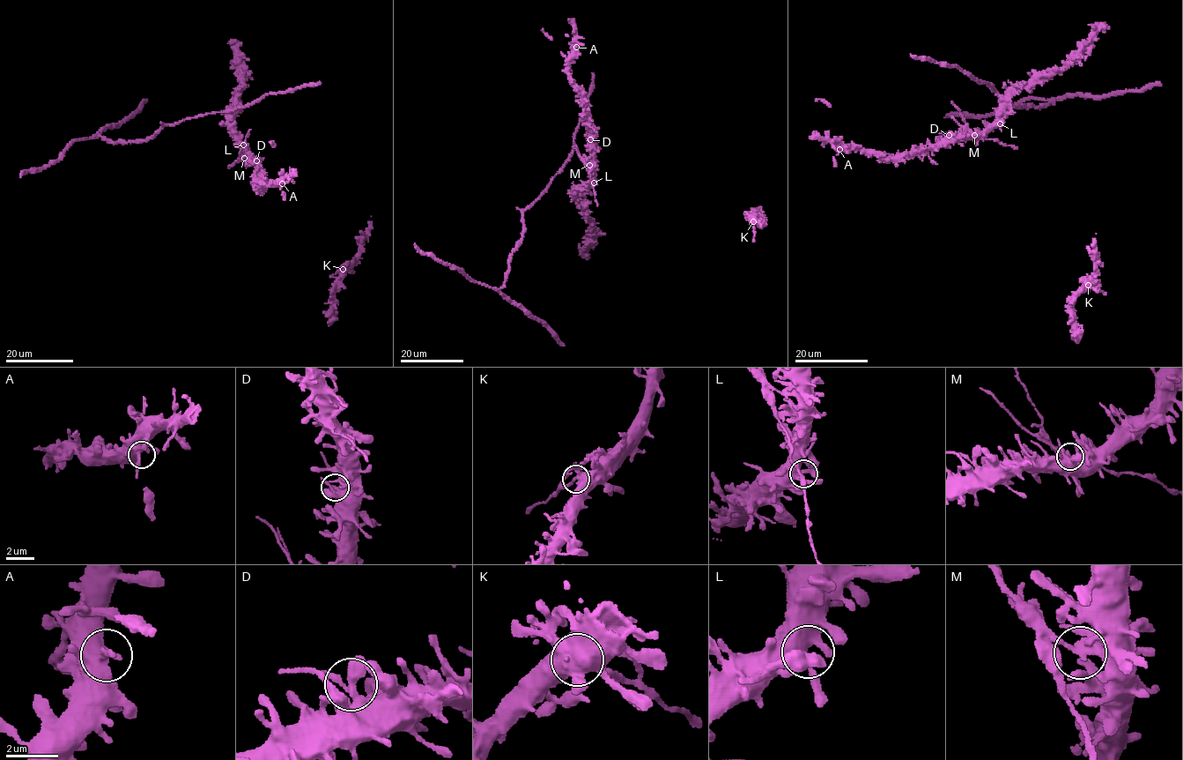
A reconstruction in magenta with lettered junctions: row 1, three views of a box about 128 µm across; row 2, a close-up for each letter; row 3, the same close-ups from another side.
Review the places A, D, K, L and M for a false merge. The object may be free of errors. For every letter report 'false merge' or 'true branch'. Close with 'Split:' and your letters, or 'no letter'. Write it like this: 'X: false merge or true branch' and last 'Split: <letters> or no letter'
A: true branch
D: true branch
K: true branch
L: true branch
M: false merge
Split: M

